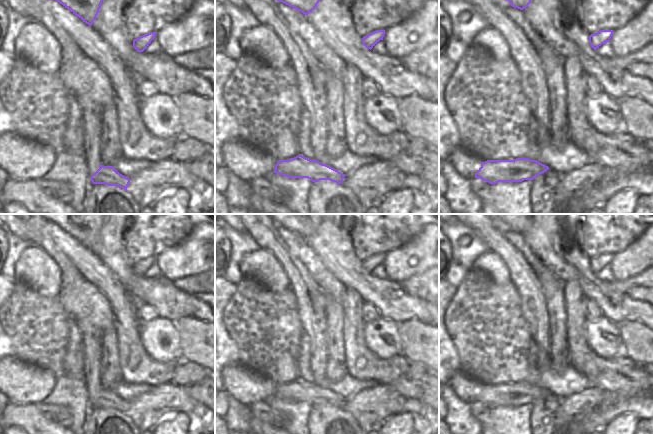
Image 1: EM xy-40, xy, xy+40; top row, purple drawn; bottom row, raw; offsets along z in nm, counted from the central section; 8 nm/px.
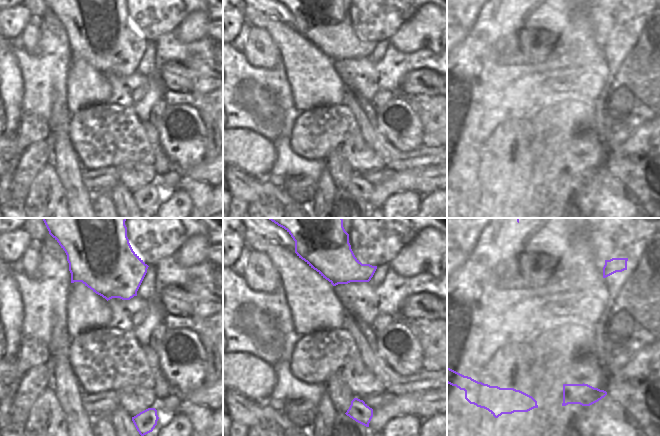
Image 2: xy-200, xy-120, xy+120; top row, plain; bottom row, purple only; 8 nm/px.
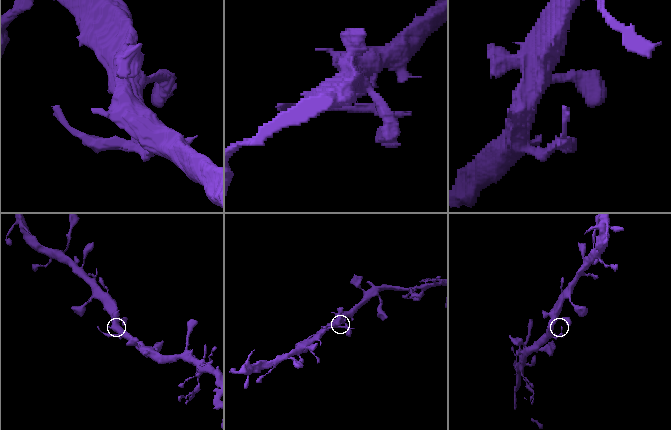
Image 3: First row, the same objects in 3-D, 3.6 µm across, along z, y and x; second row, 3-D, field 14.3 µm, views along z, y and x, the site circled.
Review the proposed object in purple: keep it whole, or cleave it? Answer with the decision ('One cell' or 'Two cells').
Two cells

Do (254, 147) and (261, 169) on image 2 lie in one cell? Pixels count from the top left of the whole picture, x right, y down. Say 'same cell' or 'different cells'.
same cell

